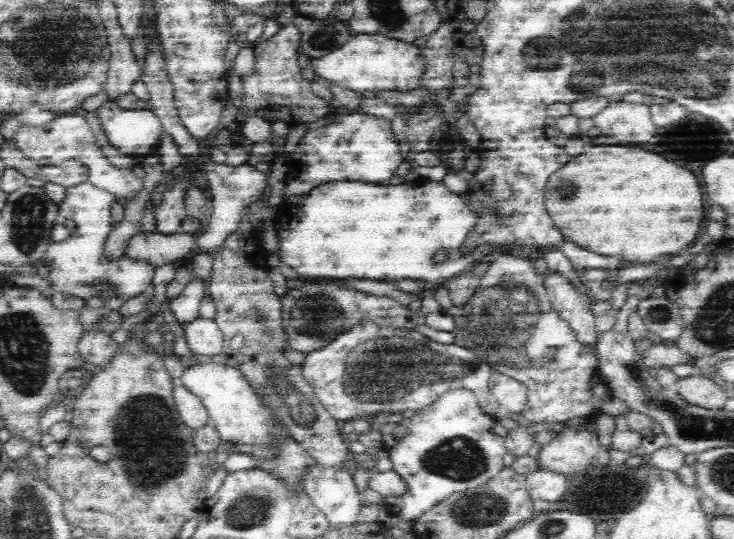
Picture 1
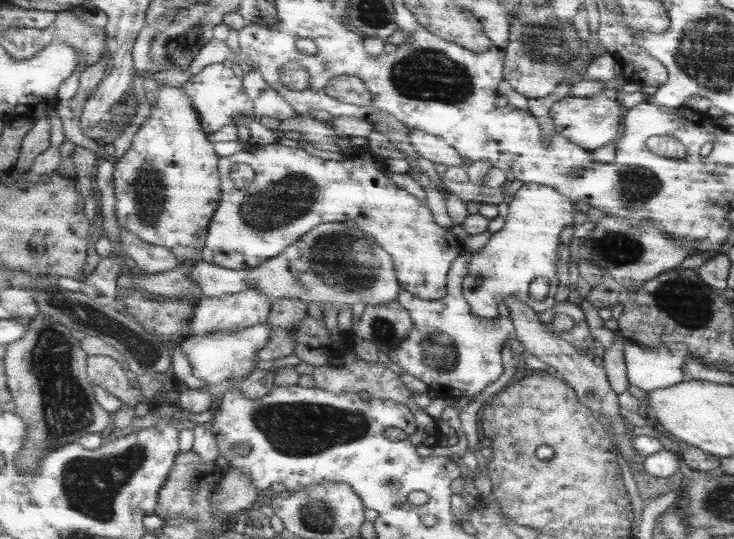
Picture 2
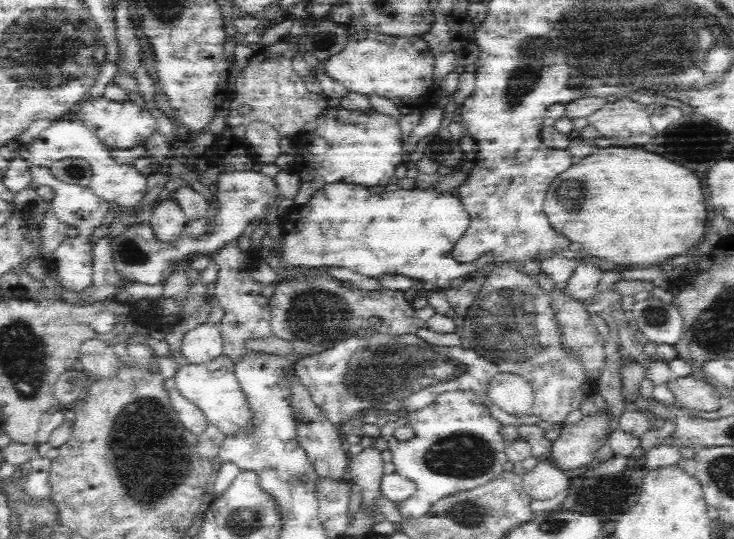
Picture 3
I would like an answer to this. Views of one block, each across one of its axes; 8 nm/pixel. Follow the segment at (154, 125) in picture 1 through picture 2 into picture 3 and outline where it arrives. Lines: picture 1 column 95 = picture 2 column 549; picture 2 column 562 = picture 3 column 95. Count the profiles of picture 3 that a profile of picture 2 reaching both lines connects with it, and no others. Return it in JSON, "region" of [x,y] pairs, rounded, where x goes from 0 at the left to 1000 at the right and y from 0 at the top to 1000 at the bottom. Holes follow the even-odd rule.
{"region":[[[114,186],[112,200],[106,197],[104,208],[98,215],[106,215],[109,226],[114,234],[120,234],[131,256],[136,256],[136,263],[150,275],[150,278],[163,278],[163,275],[185,275],[185,271],[196,271],[202,263],[202,256],[207,252],[210,241],[215,241],[215,226],[210,223],[210,215],[204,212],[202,200],[196,197],[185,197],[183,189],[153,189],[153,186]]]}

